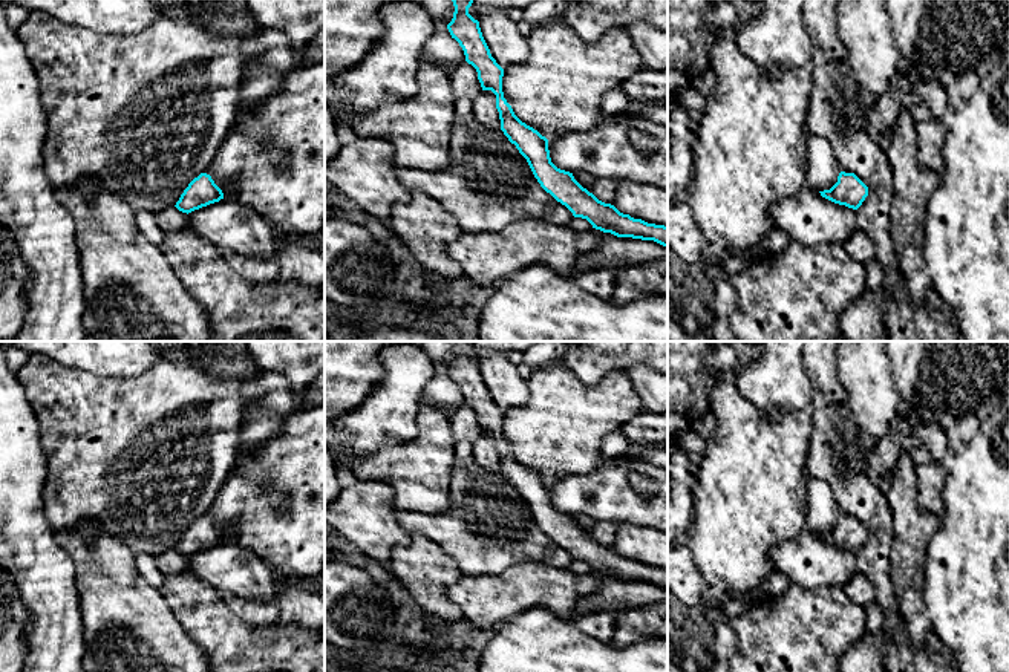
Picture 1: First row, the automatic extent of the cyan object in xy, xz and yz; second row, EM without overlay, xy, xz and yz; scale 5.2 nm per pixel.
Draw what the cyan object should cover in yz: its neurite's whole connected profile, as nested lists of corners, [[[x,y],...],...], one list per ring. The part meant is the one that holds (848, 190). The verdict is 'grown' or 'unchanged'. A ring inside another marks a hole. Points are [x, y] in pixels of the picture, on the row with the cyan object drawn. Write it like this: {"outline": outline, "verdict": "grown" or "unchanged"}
{"outline": [[[841,171],[838,182],[819,193],[834,204],[857,210],[868,196],[868,187],[854,173]]], "verdict": "unchanged"}

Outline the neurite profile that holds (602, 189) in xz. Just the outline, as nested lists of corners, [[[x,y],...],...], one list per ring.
[[[582,170],[574,171],[573,176],[583,188],[593,193],[599,201],[612,205],[619,181],[593,176]]]

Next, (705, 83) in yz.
[[[707,69],[704,73],[694,78],[691,86],[707,98],[717,87],[717,75],[712,69]]]

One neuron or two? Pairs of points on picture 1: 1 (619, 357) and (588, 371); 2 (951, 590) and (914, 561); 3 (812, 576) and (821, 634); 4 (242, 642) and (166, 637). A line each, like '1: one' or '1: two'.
1: one
2: two
3: two
4: two

